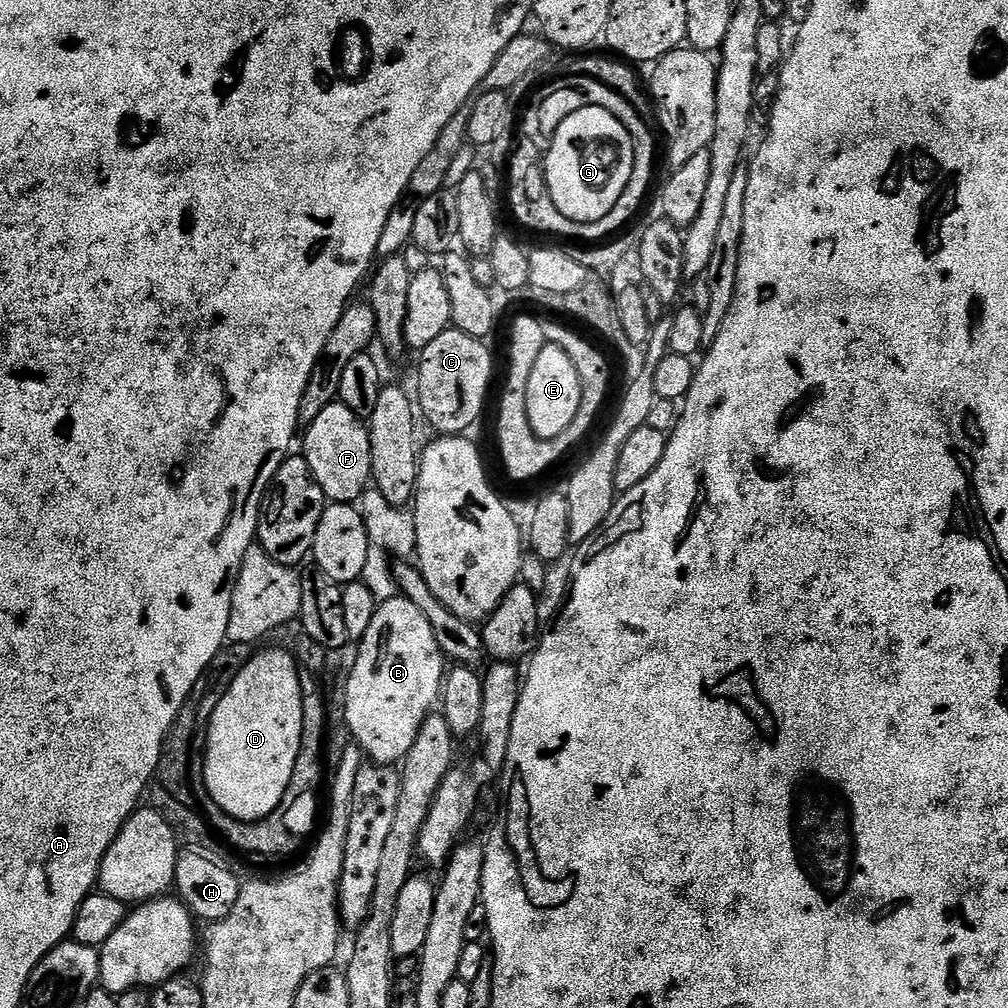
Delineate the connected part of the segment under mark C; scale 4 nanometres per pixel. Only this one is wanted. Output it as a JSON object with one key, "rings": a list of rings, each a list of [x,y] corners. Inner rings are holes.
{"rings":[[[453,326],[434,338],[430,345],[421,349],[420,364],[416,368],[416,375],[419,378],[418,394],[422,402],[422,410],[437,433],[441,435],[467,433],[466,430],[481,416],[494,368],[492,354],[486,345],[484,340],[476,339],[464,331],[458,331]]]}

